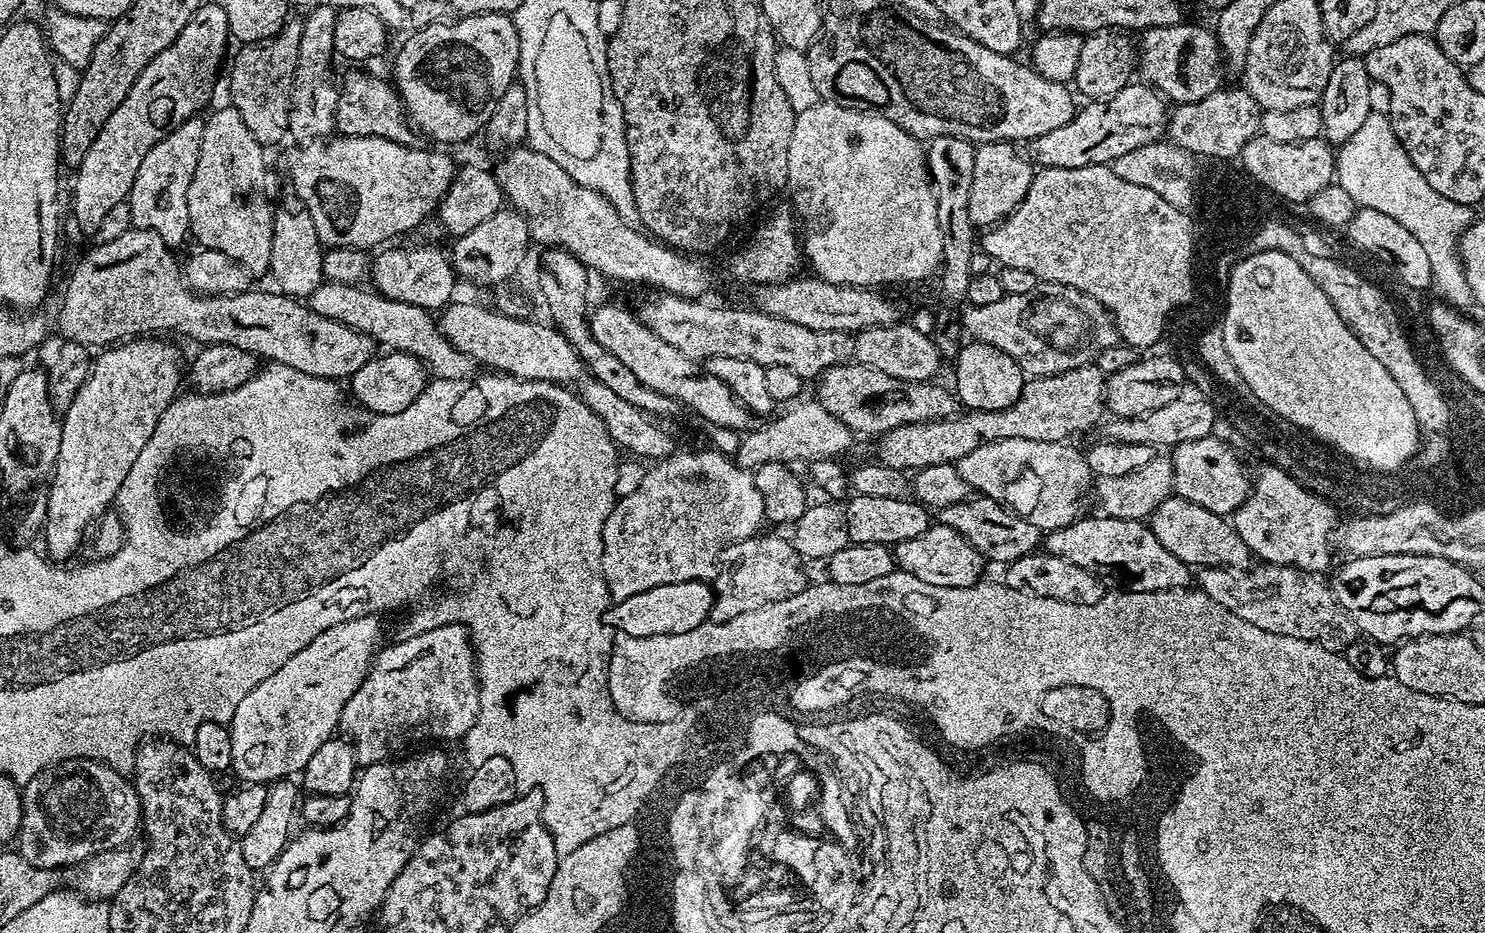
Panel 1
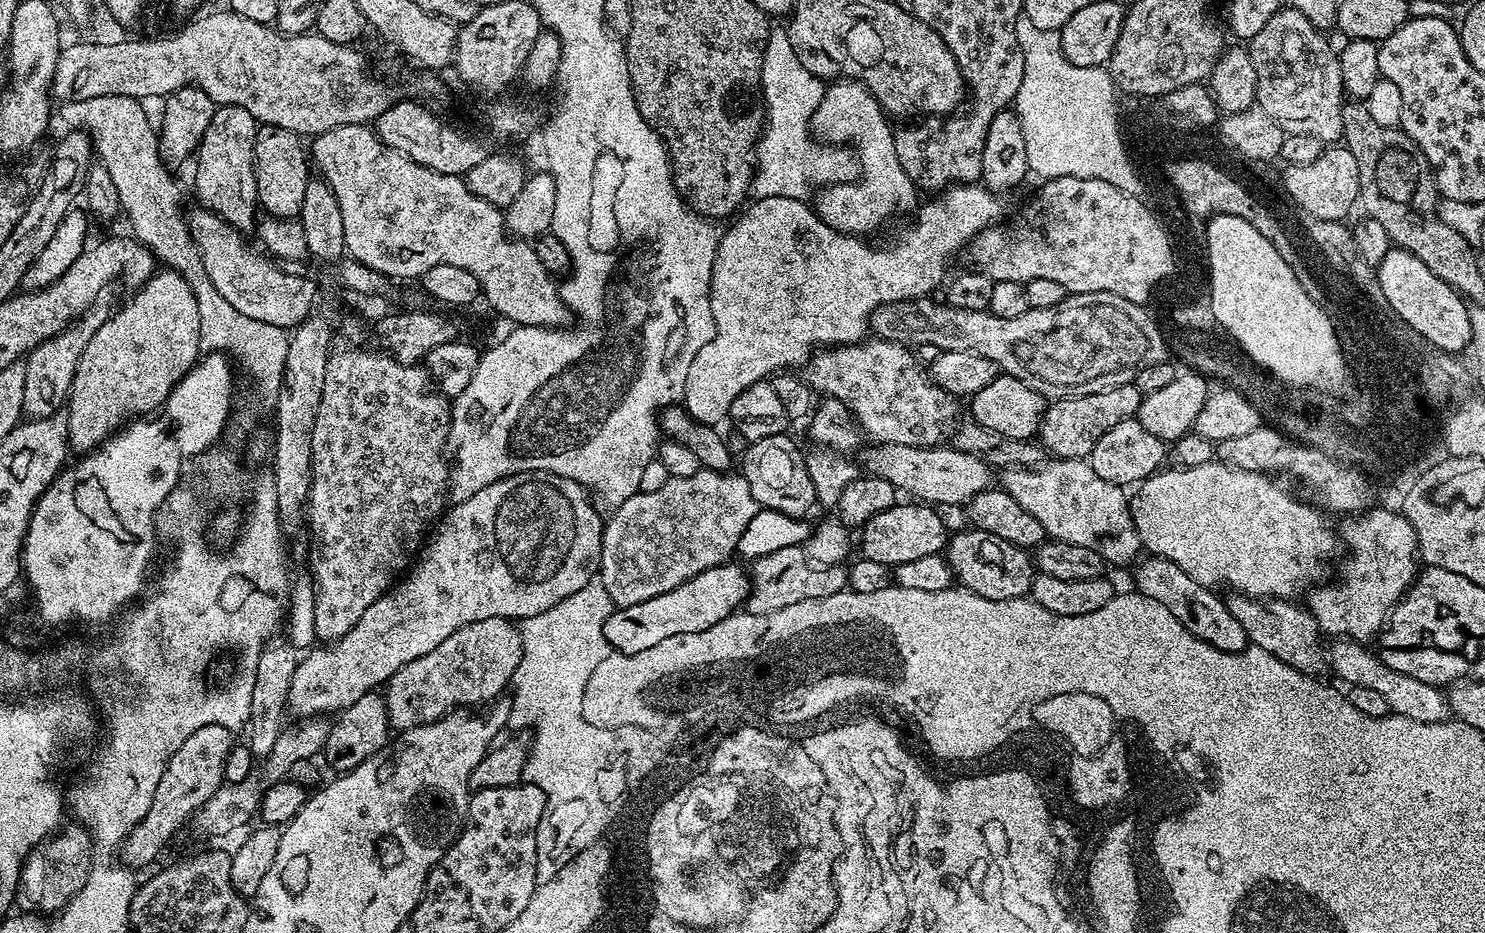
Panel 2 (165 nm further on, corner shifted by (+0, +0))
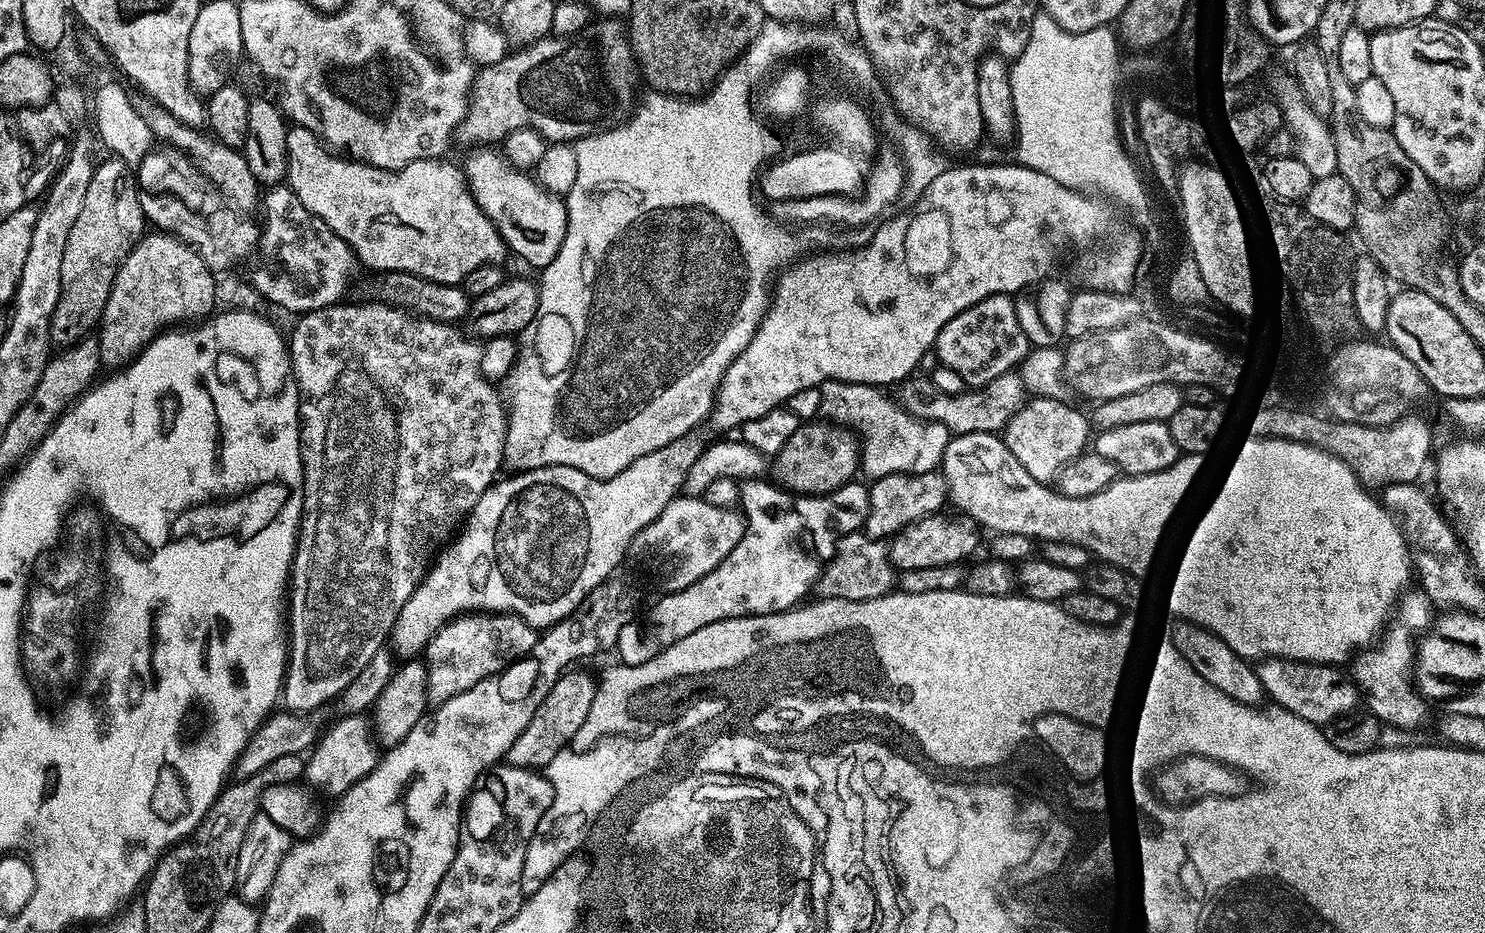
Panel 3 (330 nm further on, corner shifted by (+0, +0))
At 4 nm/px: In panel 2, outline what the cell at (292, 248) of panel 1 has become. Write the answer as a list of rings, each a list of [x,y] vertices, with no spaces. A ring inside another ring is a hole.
[[[259,125],[254,142],[254,182],[259,207],[269,217],[290,220],[299,217],[310,179],[310,156],[305,141],[282,126]]]

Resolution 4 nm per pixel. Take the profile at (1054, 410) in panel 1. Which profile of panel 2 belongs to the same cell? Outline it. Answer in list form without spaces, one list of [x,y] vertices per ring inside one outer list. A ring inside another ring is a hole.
[[[1135,383],[1114,386],[1098,394],[1066,396],[1063,400],[1051,401],[1045,407],[1038,433],[1039,443],[1045,453],[1061,460],[1083,460],[1091,457],[1098,438],[1118,426],[1118,422],[1133,419],[1140,409],[1142,393]]]

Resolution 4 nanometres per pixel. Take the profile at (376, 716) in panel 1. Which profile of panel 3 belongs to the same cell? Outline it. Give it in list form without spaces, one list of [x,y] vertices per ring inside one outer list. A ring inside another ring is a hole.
[[[473,612],[456,616],[449,620],[436,633],[422,653],[428,669],[428,703],[432,706],[445,704],[450,698],[478,686],[478,682],[499,677],[507,664],[520,660],[531,653],[538,639],[537,629],[531,628],[522,618],[512,612]]]

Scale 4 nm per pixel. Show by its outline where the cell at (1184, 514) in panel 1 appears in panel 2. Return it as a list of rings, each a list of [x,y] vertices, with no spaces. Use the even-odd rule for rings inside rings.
[[[1232,594],[1226,600],[1230,614],[1242,622],[1242,630],[1246,630],[1249,645],[1274,654],[1282,662],[1294,666],[1296,672],[1305,672],[1309,678],[1316,678],[1323,668],[1326,668],[1326,648],[1320,645],[1322,633],[1318,622],[1312,617],[1307,607],[1300,608],[1291,599],[1273,599],[1267,608],[1267,603],[1257,602],[1253,597]]]

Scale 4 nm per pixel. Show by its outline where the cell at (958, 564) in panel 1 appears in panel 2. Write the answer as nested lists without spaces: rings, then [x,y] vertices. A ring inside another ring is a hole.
[[[973,526],[962,532],[951,533],[946,545],[946,559],[959,587],[991,600],[1018,600],[1027,597],[1032,591],[1032,582],[1038,575],[1033,557],[1025,549]]]

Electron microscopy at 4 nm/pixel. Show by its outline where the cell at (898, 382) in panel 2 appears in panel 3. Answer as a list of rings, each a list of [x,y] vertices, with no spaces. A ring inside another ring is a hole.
[[[1015,371],[994,378],[989,384],[977,387],[975,390],[963,390],[956,396],[947,396],[946,393],[934,390],[927,379],[909,379],[908,400],[906,407],[908,411],[924,420],[933,420],[948,428],[949,433],[961,436],[962,434],[974,434],[975,432],[999,433],[1008,425],[1008,420],[1025,403],[1026,393],[1024,384],[1020,381]]]

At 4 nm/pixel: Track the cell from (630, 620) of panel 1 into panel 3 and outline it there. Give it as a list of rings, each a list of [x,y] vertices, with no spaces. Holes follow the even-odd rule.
[[[747,481],[742,502],[746,513],[742,542],[726,554],[723,562],[698,578],[698,582],[686,586],[686,590],[661,595],[645,616],[637,615],[622,626],[615,651],[620,652],[623,663],[650,662],[650,658],[686,638],[686,634],[694,634],[694,630],[719,620],[769,616],[797,607],[807,597],[804,595],[813,591],[825,563],[836,555],[838,534],[863,529],[868,513],[865,485],[849,482],[824,496],[801,496],[766,481]]]

